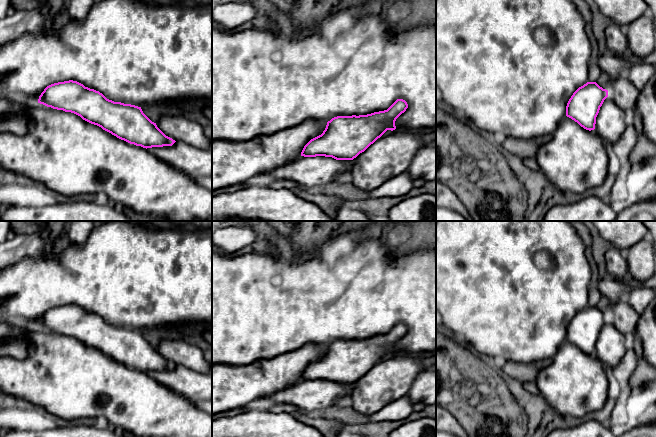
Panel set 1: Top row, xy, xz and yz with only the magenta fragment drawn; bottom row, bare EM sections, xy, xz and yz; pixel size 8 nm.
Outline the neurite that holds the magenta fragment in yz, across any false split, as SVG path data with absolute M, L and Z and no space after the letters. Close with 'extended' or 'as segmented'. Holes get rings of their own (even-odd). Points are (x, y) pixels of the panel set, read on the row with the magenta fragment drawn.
M587 82L579 87L569 99L566 116L586 130L594 130L596 117L607 97L608 90L603 89L596 82Z; as segmented

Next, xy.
M69 80L47 86L41 93L38 103L47 107L80 116L83 120L101 127L117 138L143 148L172 146L176 141L166 136L142 111L141 107L114 102L102 93Z; as segmented

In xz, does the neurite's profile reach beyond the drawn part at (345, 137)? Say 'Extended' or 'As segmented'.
As segmented

